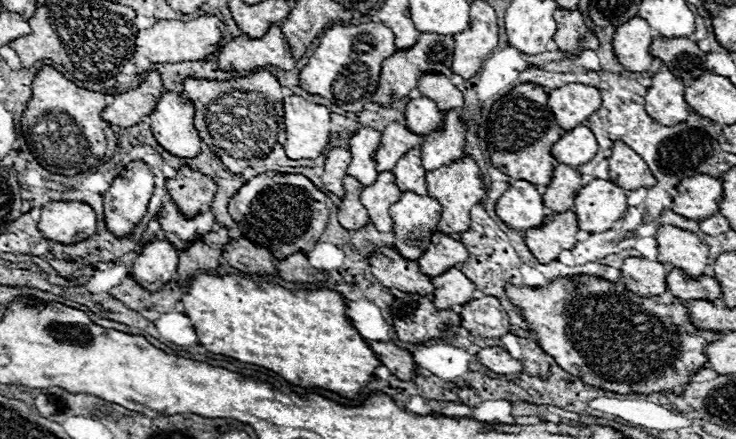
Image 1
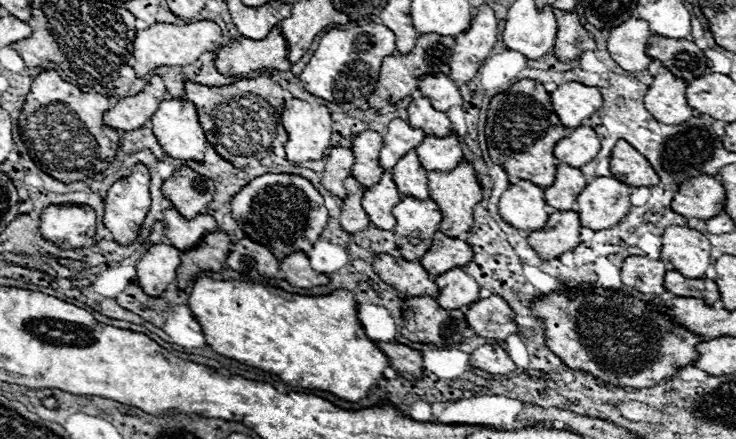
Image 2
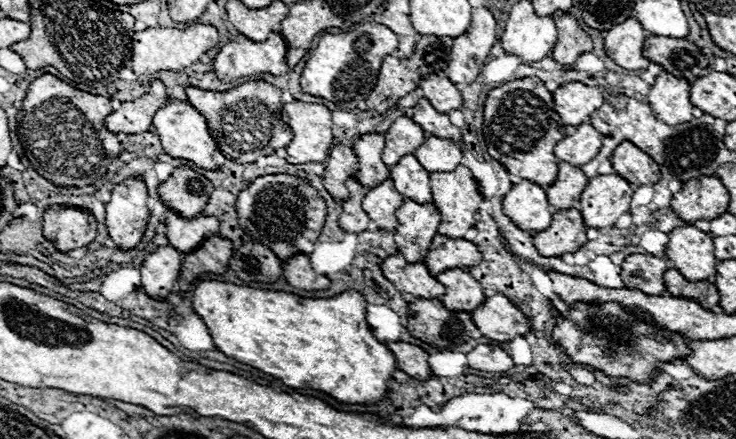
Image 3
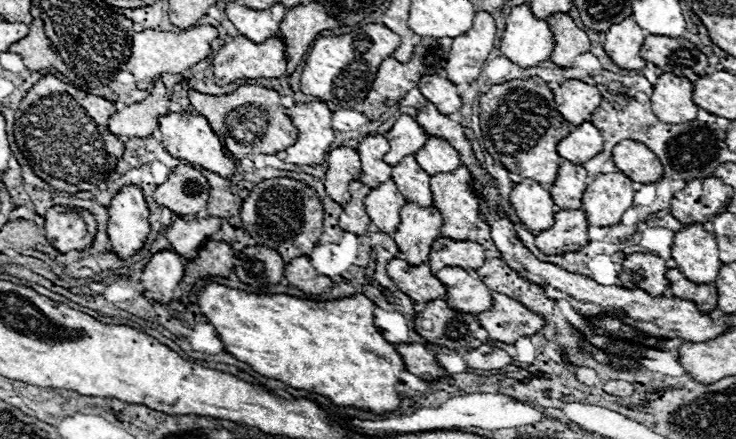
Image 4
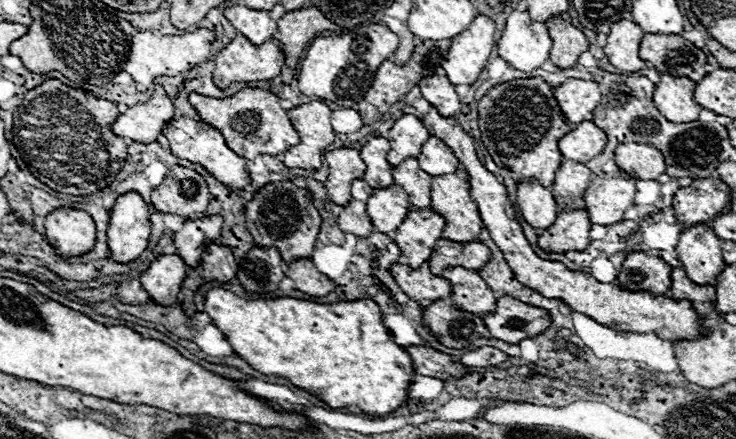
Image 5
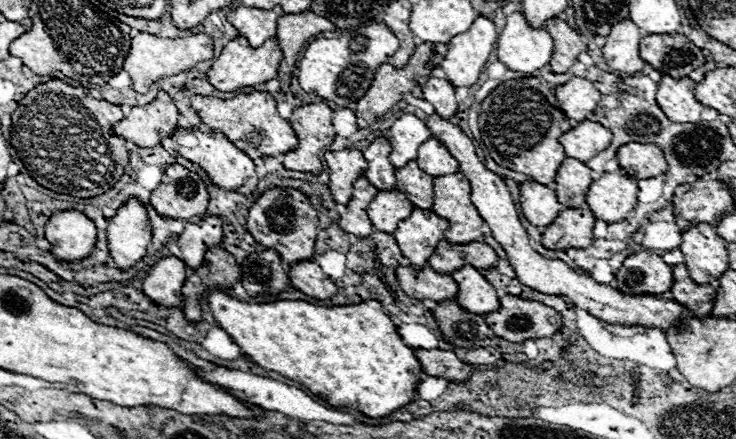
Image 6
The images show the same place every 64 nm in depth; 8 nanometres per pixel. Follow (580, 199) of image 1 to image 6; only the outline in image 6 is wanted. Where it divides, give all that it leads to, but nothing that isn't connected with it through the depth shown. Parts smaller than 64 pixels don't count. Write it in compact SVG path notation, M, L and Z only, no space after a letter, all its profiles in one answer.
M624 170L606 172L588 188L586 204L596 216L596 220L604 220L608 224L620 222L628 218L630 210L636 206L638 182Z

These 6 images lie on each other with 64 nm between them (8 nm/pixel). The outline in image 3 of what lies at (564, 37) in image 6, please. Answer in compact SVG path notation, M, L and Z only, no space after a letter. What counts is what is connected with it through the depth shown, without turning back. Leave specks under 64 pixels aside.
M556 10L552 18L558 28L558 40L556 48L552 50L552 58L558 64L574 64L582 52L590 52L594 48L592 38L578 26L578 20L572 14Z

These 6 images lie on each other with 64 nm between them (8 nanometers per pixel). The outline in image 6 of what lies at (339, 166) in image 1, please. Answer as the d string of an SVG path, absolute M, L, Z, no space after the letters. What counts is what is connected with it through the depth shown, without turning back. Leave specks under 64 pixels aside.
M336 150L336 152L324 152L324 160L330 168L330 182L328 188L332 192L332 198L338 204L348 204L352 200L352 184L354 180L362 178L368 162L364 160L360 150Z

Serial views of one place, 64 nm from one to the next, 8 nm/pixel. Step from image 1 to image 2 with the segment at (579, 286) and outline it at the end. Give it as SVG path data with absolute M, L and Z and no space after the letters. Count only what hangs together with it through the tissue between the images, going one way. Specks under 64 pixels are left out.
M588 282L568 298L566 284L560 284L550 294L538 294L530 304L532 314L544 322L546 346L570 370L592 374L600 384L642 390L674 378L676 370L700 358L696 344L704 338L674 322L666 312L650 310L642 298L618 288L612 290L612 296L600 296L588 288L596 284Z

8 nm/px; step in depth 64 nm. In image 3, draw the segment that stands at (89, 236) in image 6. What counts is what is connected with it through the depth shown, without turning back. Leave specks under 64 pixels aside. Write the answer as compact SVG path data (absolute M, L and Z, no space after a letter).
M50 206L42 216L42 232L62 252L86 248L96 236L96 218L86 208Z

